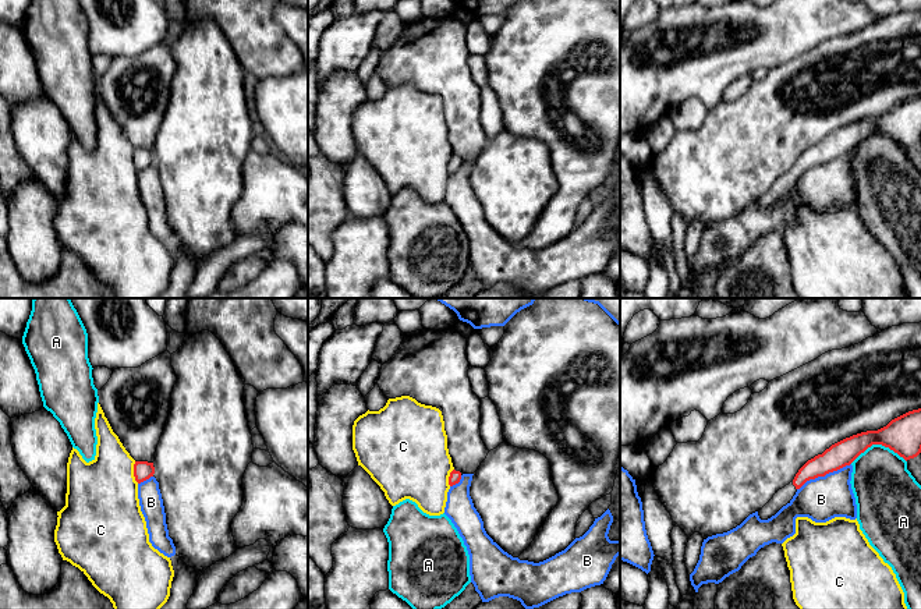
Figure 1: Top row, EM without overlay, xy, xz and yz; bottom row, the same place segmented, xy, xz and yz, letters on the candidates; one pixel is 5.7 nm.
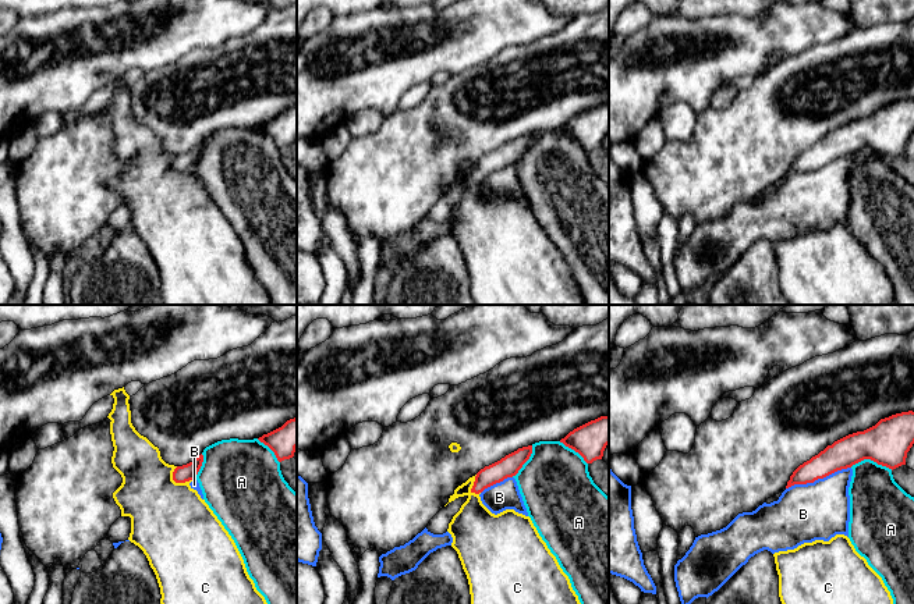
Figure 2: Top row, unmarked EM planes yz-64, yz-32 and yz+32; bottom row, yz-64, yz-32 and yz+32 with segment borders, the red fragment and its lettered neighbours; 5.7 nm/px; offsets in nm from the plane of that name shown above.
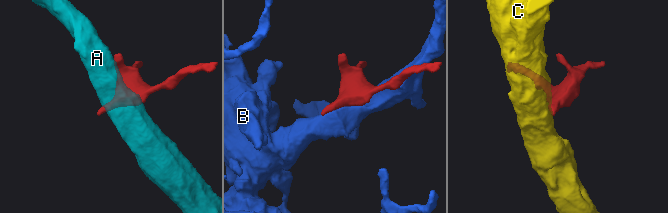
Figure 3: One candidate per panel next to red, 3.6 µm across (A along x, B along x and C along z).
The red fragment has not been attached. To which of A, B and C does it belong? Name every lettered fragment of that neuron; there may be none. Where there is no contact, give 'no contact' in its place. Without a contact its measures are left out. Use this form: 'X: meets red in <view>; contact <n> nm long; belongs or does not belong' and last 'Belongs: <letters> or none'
A: meets red in yz; contact 320 nm long; does not belong
B: meets red in yz; contact 340 nm long; does not belong
C: meets red in xy; contact 130 nm long; does not belong
Belongs: none

